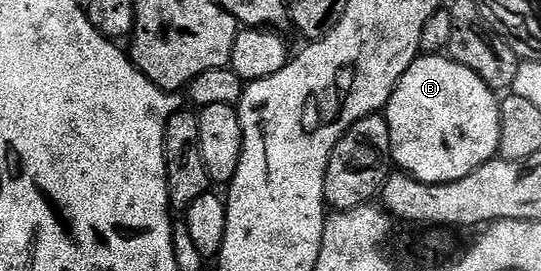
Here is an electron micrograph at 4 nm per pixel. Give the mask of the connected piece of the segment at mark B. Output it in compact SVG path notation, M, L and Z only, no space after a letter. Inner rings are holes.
M421 54L409 69L399 78L389 103L383 109L387 126L391 130L392 163L407 176L414 176L419 182L446 184L459 178L467 178L479 166L498 155L499 114L501 105L498 93L459 62L445 54Z

